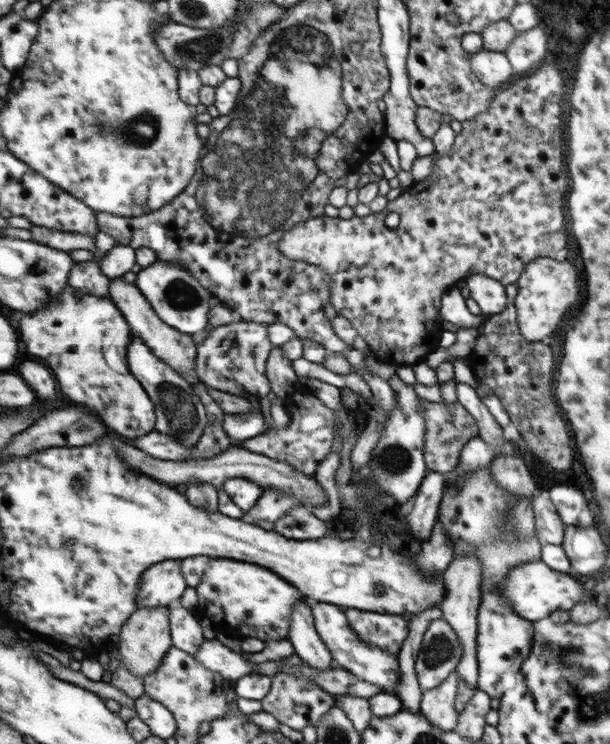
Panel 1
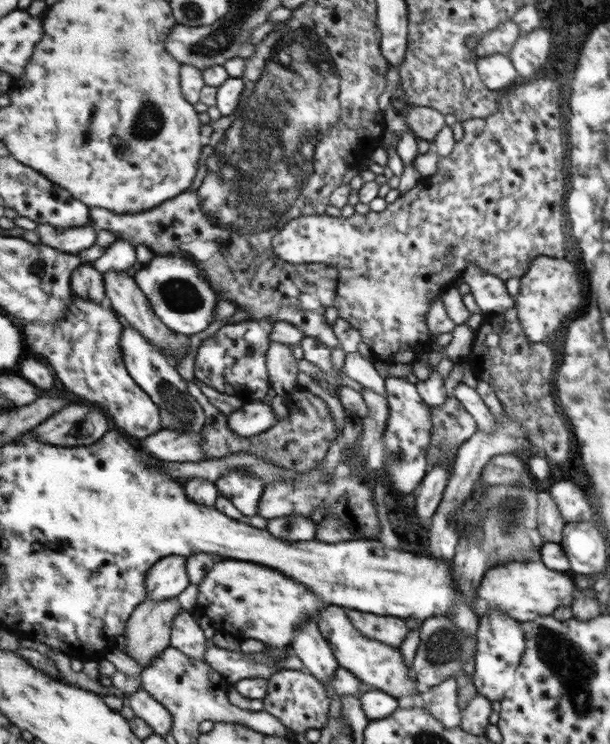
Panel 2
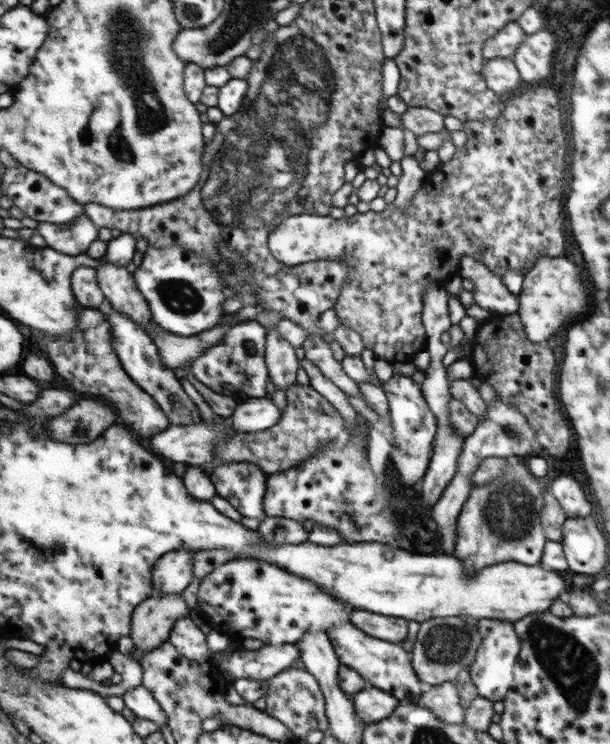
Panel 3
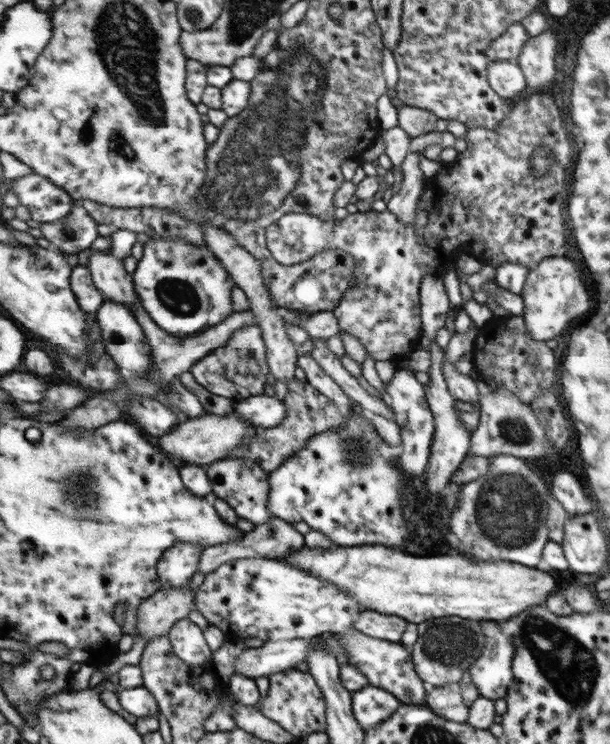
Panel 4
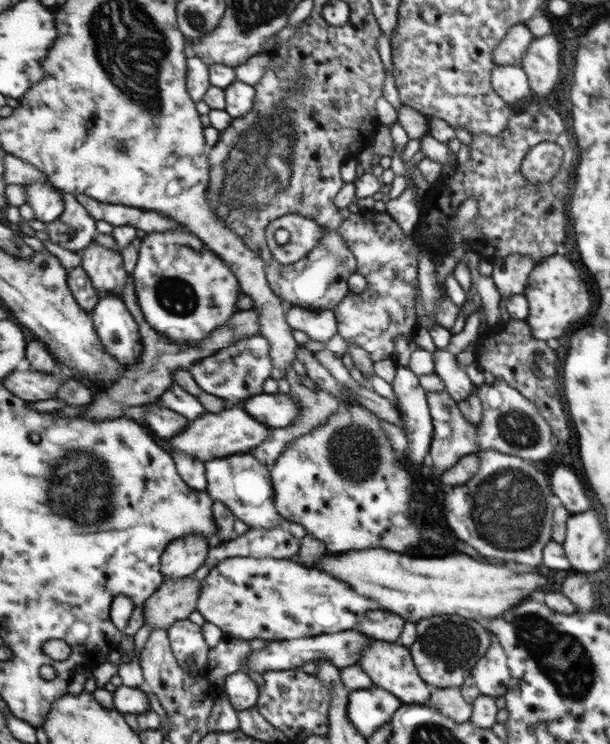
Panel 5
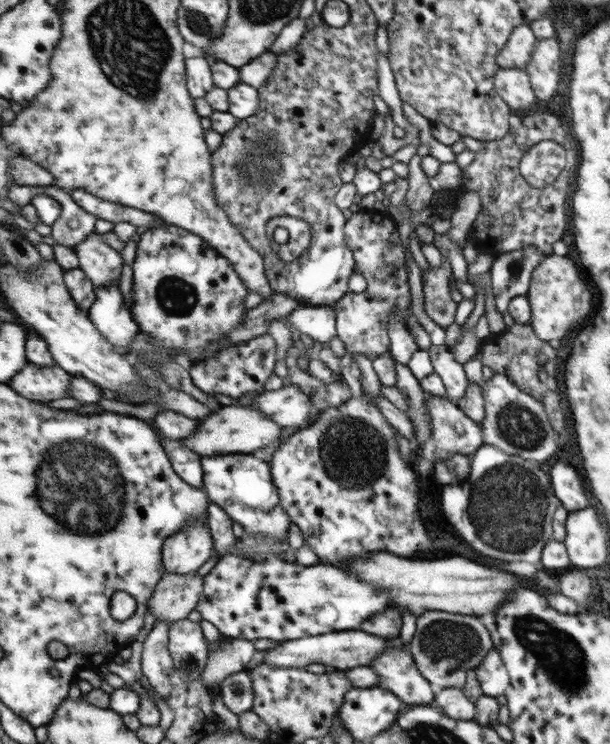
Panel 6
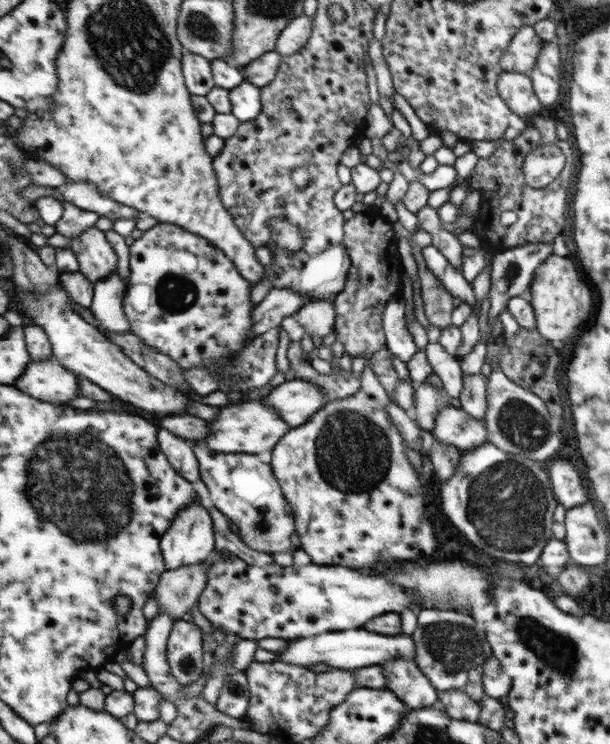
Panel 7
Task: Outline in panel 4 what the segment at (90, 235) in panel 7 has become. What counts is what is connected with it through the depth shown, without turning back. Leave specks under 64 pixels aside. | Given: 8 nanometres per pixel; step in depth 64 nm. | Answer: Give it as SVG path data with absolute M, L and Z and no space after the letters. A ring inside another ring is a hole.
M94 251L91 253L90 266L96 286L107 300L132 307L134 301L143 301L136 291L136 280L133 273L126 270L124 259L111 251Z

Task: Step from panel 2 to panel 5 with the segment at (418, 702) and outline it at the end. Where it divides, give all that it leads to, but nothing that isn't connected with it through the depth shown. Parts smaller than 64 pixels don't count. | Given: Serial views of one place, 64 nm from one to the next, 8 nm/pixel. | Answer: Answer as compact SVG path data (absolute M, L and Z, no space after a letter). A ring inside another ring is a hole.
M458 686L438 688L431 694L428 704L460 723L470 721L474 714L474 705L466 702Z

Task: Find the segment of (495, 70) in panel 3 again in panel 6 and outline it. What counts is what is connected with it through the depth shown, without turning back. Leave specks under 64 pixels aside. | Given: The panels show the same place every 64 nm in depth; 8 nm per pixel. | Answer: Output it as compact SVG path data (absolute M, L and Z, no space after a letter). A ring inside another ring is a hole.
M501 68L494 76L495 88L507 104L522 115L537 110L540 100L534 94L528 73L520 68Z

